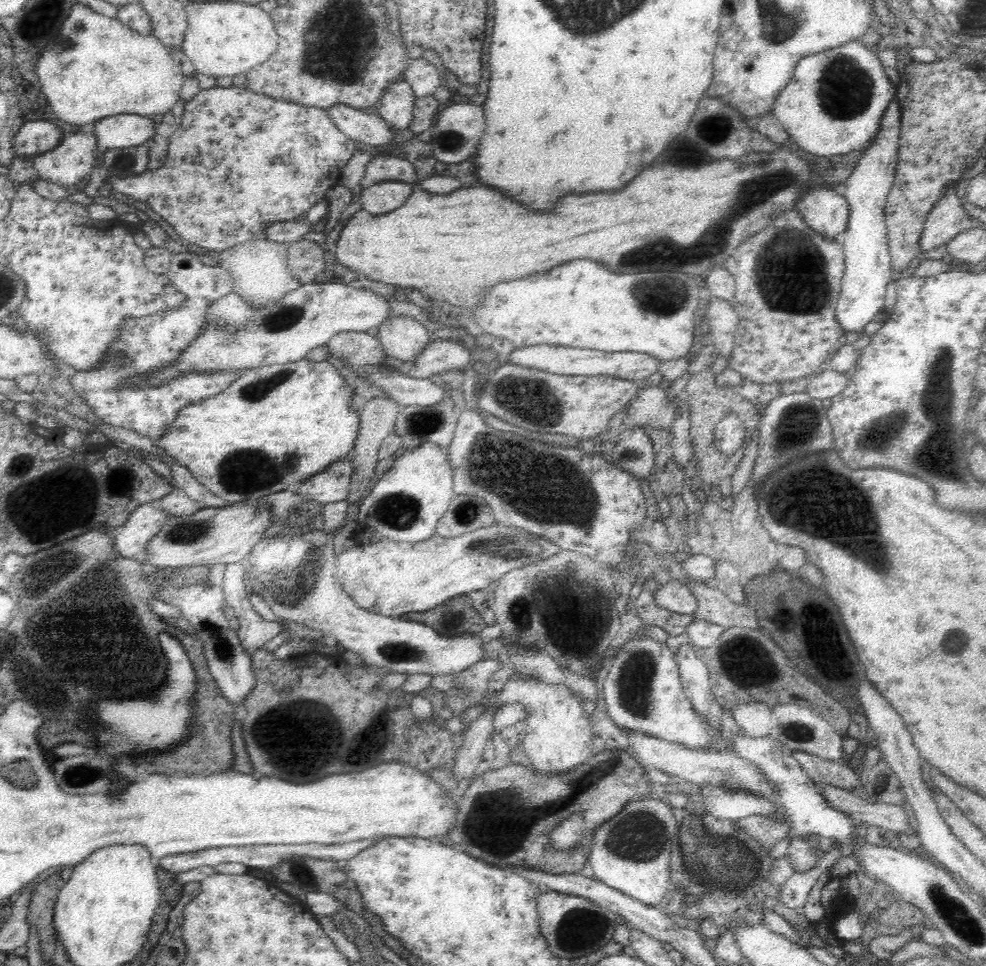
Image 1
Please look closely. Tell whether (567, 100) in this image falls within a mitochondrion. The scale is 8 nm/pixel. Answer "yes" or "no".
no

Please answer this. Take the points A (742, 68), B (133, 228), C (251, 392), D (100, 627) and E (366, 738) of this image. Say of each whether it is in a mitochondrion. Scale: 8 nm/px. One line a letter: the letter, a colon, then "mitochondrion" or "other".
A: other
B: other
C: mitochondrion
D: mitochondrion
E: other

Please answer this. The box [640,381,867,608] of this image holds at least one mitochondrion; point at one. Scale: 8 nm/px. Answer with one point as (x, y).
(796, 426)

